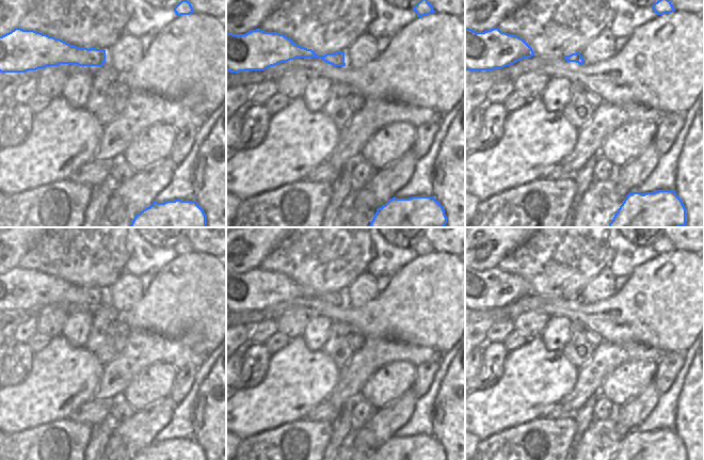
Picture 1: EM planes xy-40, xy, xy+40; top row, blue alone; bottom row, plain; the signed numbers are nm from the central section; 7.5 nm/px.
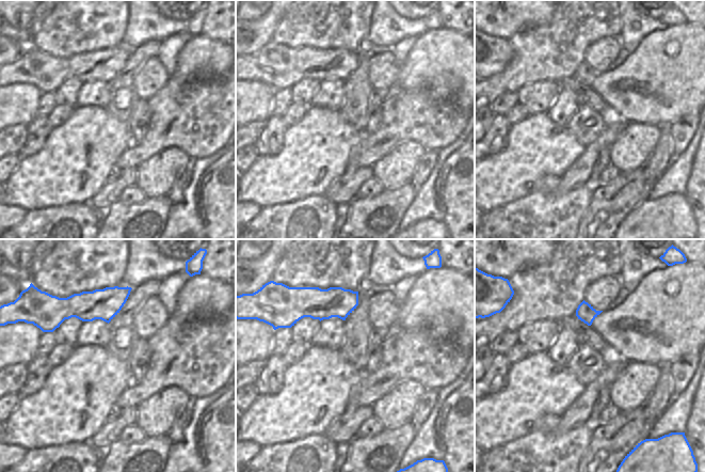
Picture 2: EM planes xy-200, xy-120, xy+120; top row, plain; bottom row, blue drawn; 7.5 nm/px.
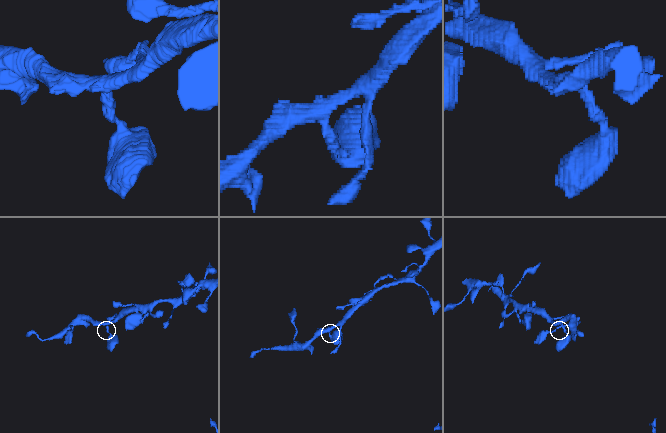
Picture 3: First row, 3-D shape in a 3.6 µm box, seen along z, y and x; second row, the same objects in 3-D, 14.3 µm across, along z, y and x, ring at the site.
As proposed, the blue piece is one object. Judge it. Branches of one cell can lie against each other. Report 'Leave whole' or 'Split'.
Leave whole.

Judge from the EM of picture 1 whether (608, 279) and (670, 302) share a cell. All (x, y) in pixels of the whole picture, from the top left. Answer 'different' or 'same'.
different

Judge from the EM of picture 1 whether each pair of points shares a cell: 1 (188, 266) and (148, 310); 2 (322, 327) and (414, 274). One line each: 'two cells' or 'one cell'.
1: one cell
2: two cells

